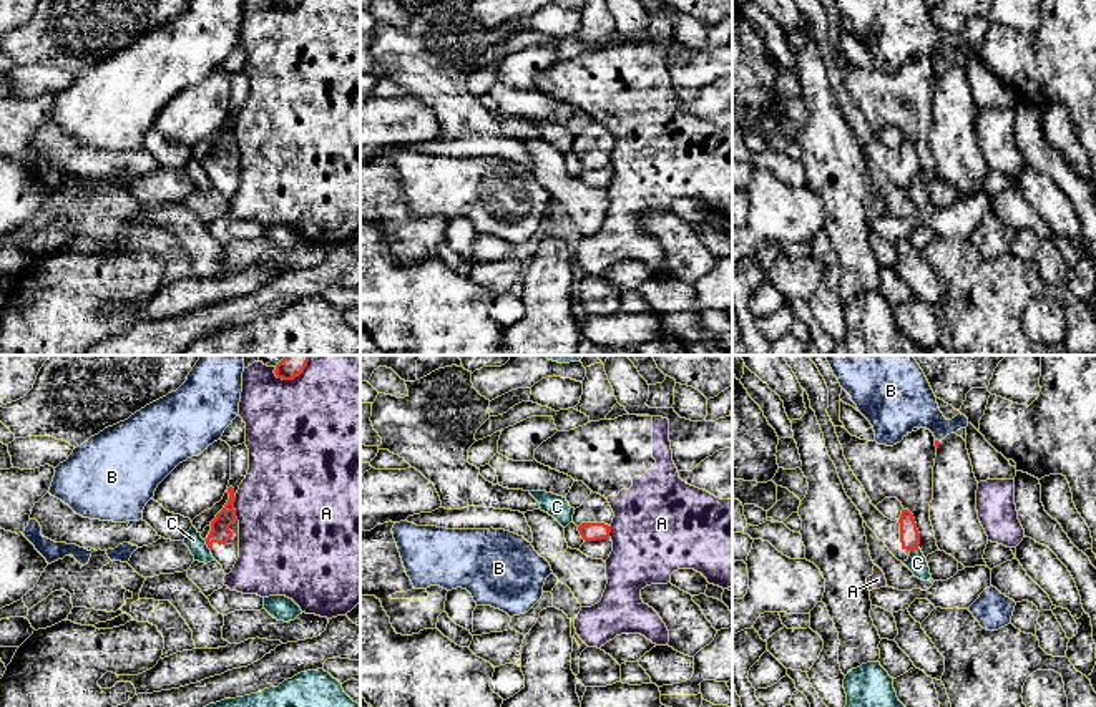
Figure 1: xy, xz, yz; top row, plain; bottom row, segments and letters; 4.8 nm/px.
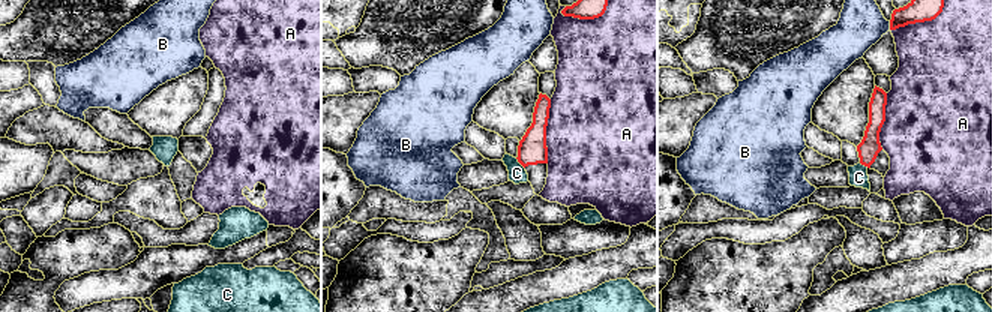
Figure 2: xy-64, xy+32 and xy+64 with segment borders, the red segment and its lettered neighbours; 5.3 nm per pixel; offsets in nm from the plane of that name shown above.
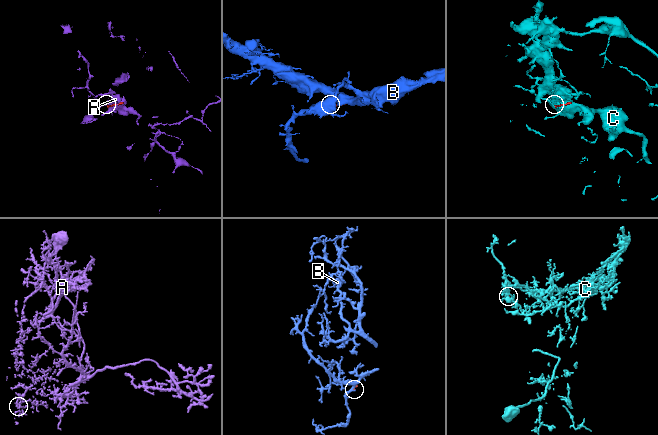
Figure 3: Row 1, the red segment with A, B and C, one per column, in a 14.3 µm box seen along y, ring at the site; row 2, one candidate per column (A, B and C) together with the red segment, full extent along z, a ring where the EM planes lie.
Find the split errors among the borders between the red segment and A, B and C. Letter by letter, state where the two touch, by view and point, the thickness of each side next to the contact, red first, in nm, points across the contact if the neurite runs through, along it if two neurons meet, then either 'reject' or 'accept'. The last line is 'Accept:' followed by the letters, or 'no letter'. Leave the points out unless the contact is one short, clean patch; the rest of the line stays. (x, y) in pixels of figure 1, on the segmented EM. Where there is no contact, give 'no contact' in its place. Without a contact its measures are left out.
A: meets red in xy at (233, 508); 100 nm thick on the red side, 480 nm on the other; reject
B: meets red in yz at (937, 440); 20 nm thick on the red side, 280 nm on the other; reject
C: meets red in xy at (206, 543); 100 nm thick on the red side, 90 nm on the other; border along xy (203, 540), (210, 550); reject
Accept: no letter

